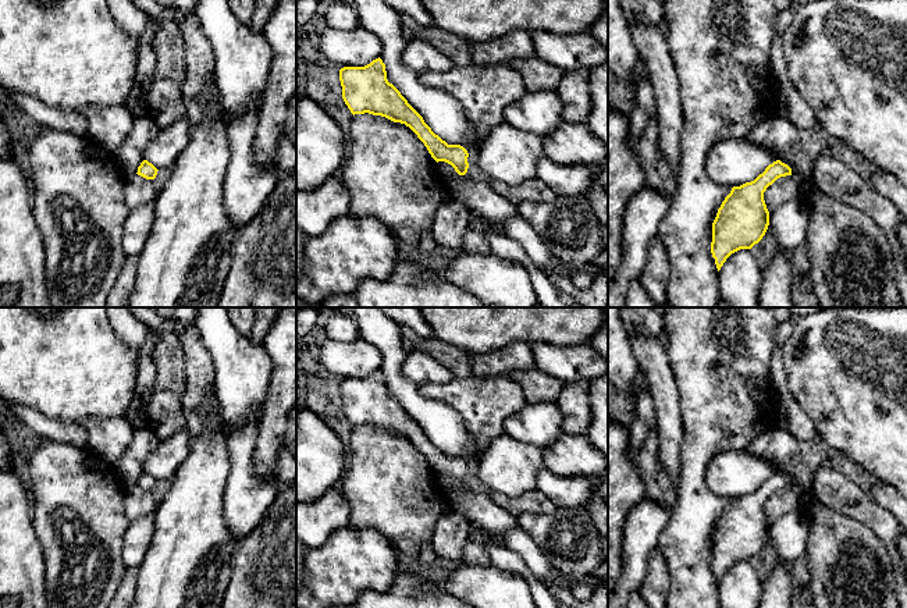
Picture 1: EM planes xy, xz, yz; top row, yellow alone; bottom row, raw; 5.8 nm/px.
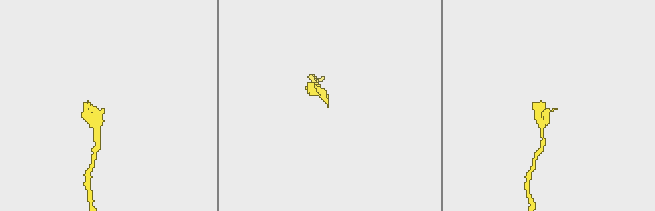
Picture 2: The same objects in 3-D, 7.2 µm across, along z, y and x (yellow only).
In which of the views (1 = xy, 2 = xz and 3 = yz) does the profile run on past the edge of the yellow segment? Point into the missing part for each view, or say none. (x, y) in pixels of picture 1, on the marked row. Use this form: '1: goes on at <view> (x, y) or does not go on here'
1: does not go on here
2: does not go on here
3: does not go on here

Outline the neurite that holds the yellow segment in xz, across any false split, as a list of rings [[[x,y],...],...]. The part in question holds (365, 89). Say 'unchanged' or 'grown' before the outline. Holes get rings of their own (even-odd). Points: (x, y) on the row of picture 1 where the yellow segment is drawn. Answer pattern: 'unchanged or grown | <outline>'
unchanged | [[[378,57],[364,67],[339,70],[342,99],[351,113],[385,117],[409,127],[424,143],[431,157],[451,164],[459,175],[469,168],[467,150],[460,145],[448,145],[424,122],[401,92],[388,82],[385,64]]]

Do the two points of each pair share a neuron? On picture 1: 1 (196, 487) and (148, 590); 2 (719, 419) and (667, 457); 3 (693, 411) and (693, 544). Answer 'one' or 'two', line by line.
1: one
2: two
3: one

